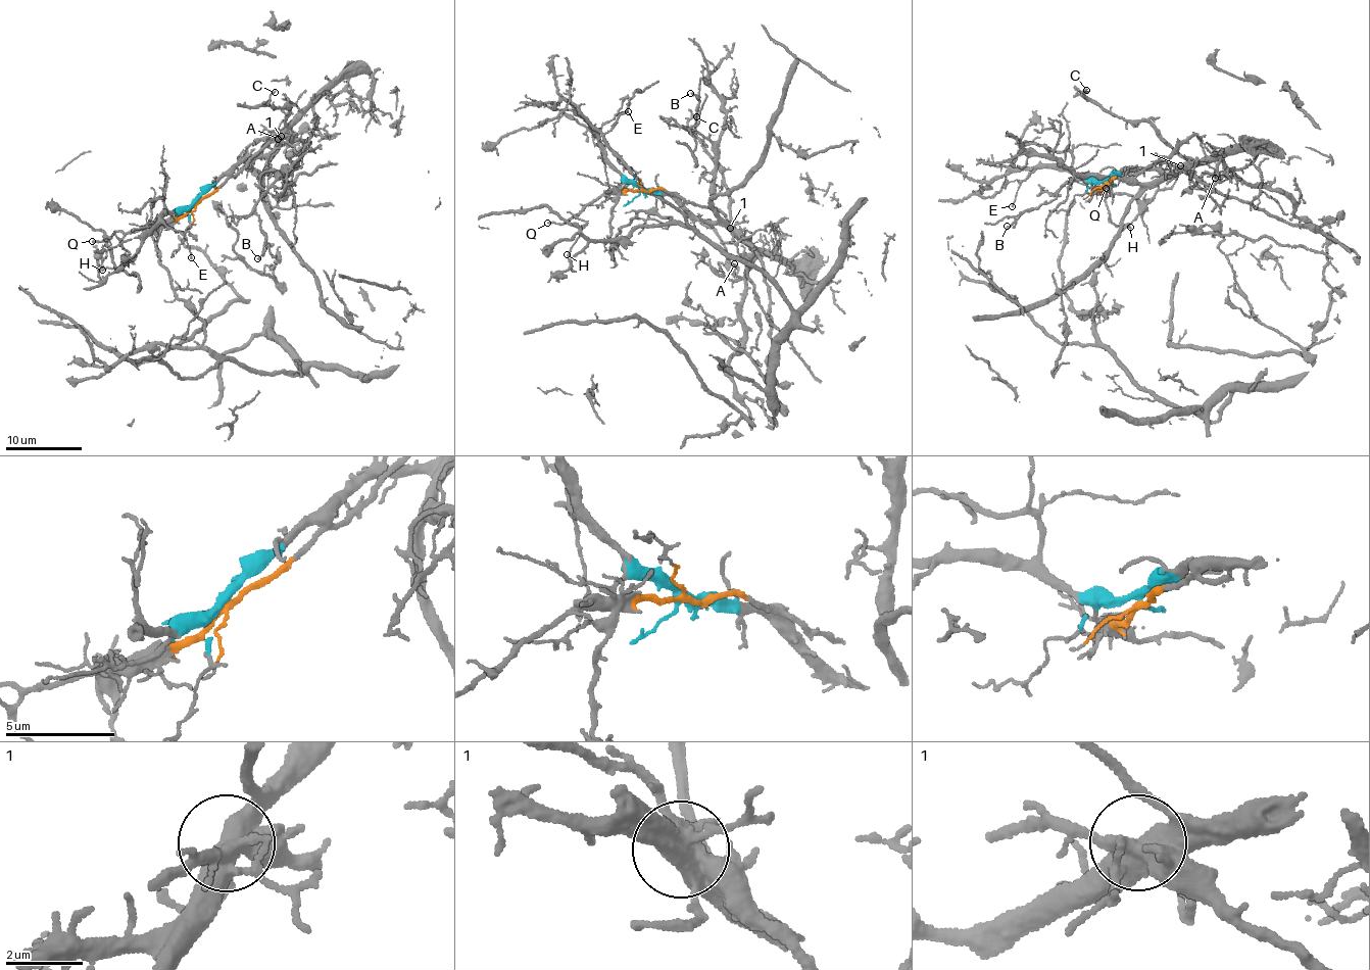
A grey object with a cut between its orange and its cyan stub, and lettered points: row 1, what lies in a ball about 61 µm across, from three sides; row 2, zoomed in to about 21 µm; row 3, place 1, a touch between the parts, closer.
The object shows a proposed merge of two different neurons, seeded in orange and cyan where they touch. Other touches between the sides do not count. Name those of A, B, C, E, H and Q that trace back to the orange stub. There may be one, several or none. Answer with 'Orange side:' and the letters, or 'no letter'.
Orange side: H, Q

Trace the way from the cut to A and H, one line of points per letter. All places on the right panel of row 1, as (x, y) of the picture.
A: (1107, 181), (1129, 168), (1158, 172), (1167, 179), (1204, 158), (1219, 159), (1231, 174), (1224, 179), (1215, 178)
H: (1107, 181), (1102, 188), (1096, 185), (1105, 196), (1111, 222), (1130, 227)

